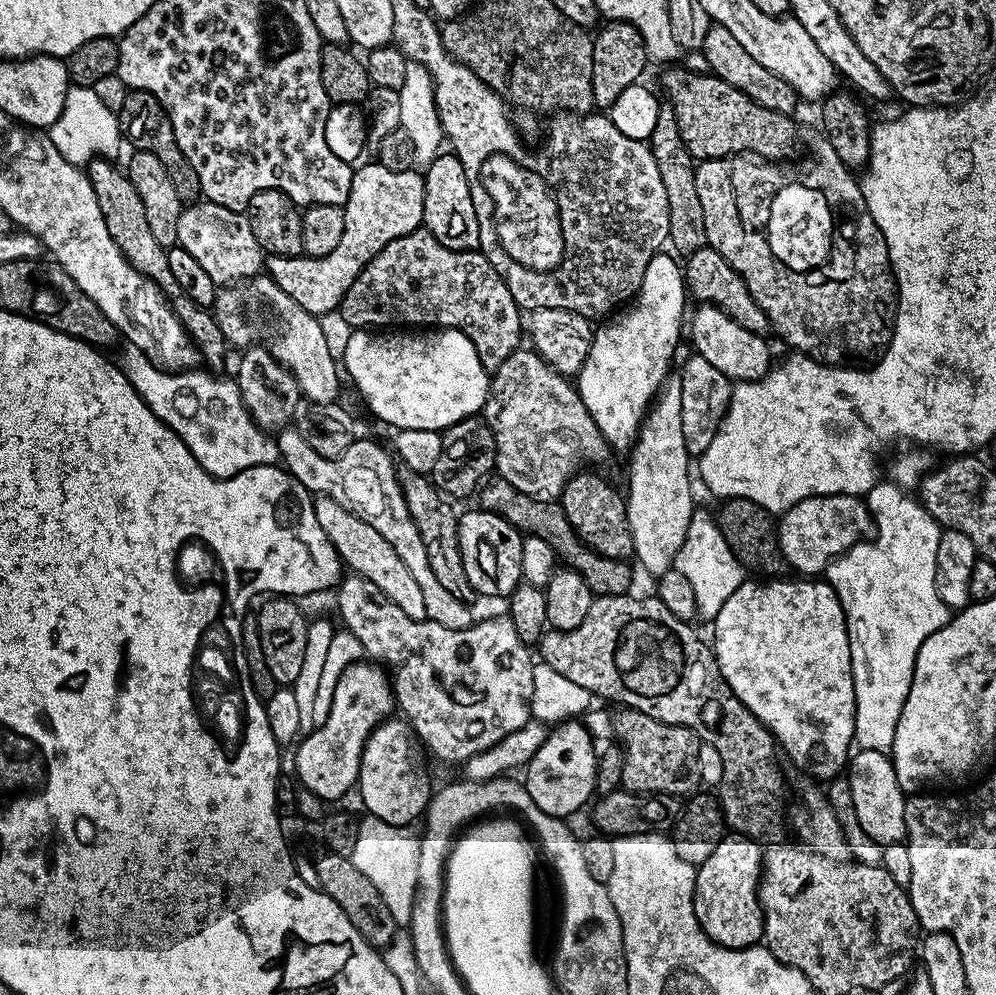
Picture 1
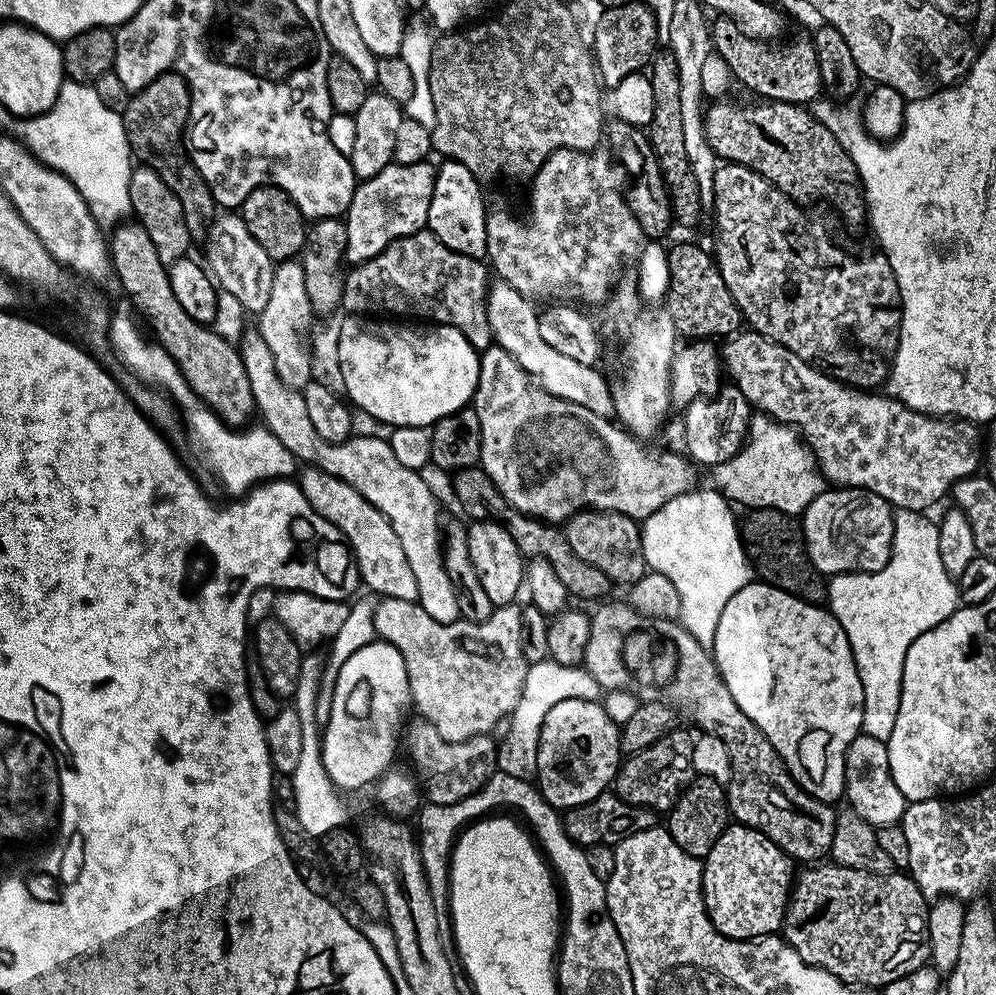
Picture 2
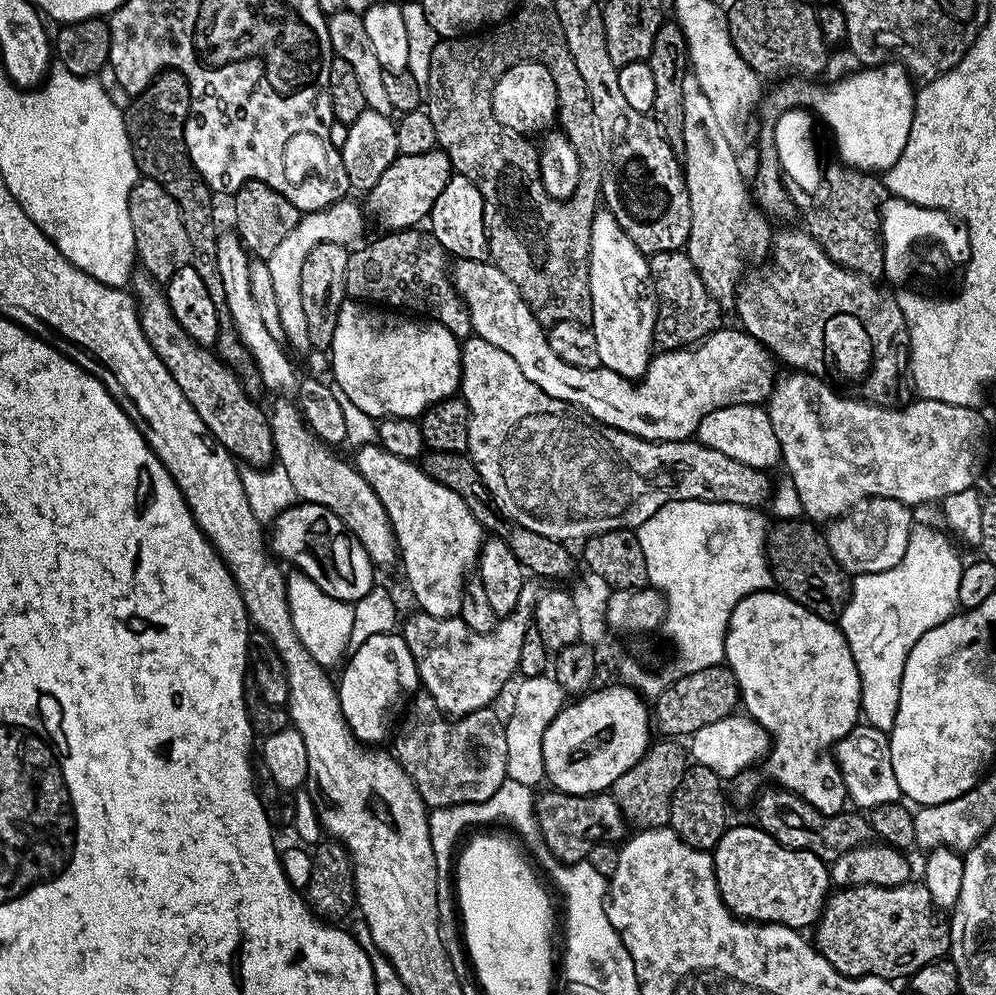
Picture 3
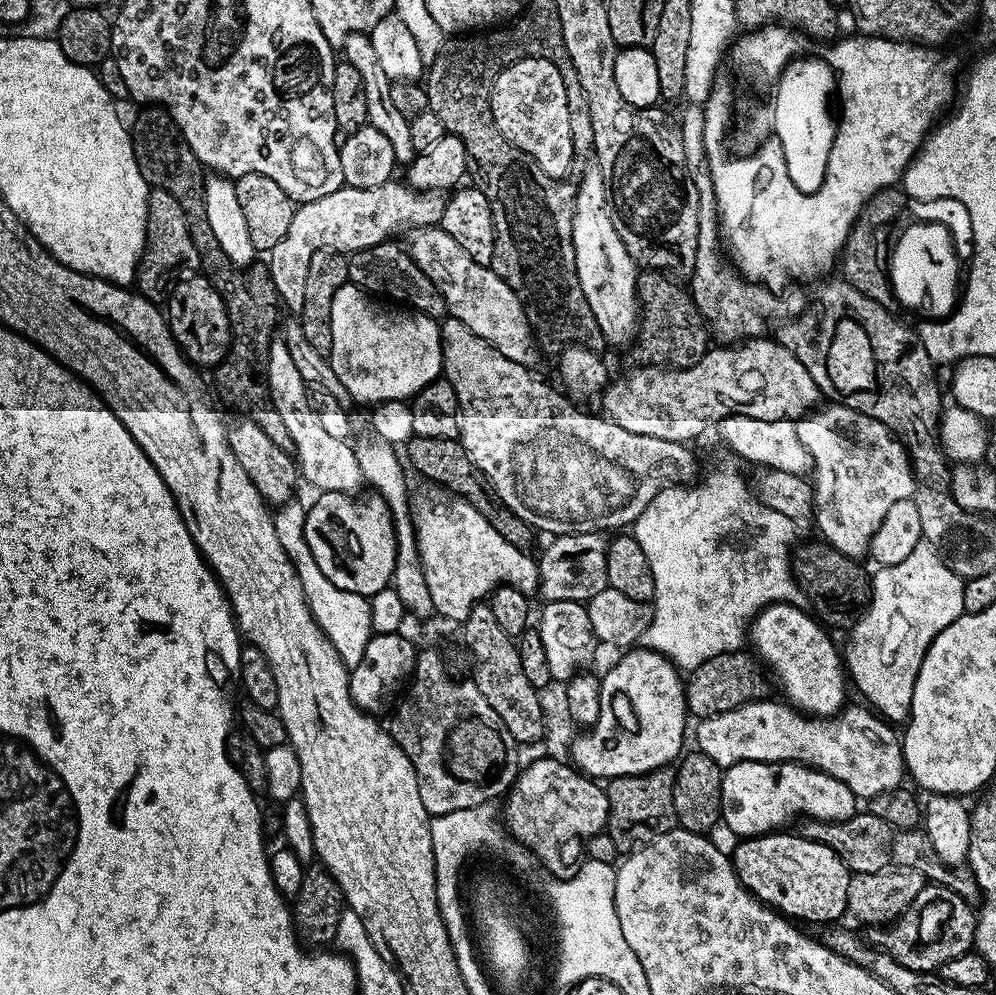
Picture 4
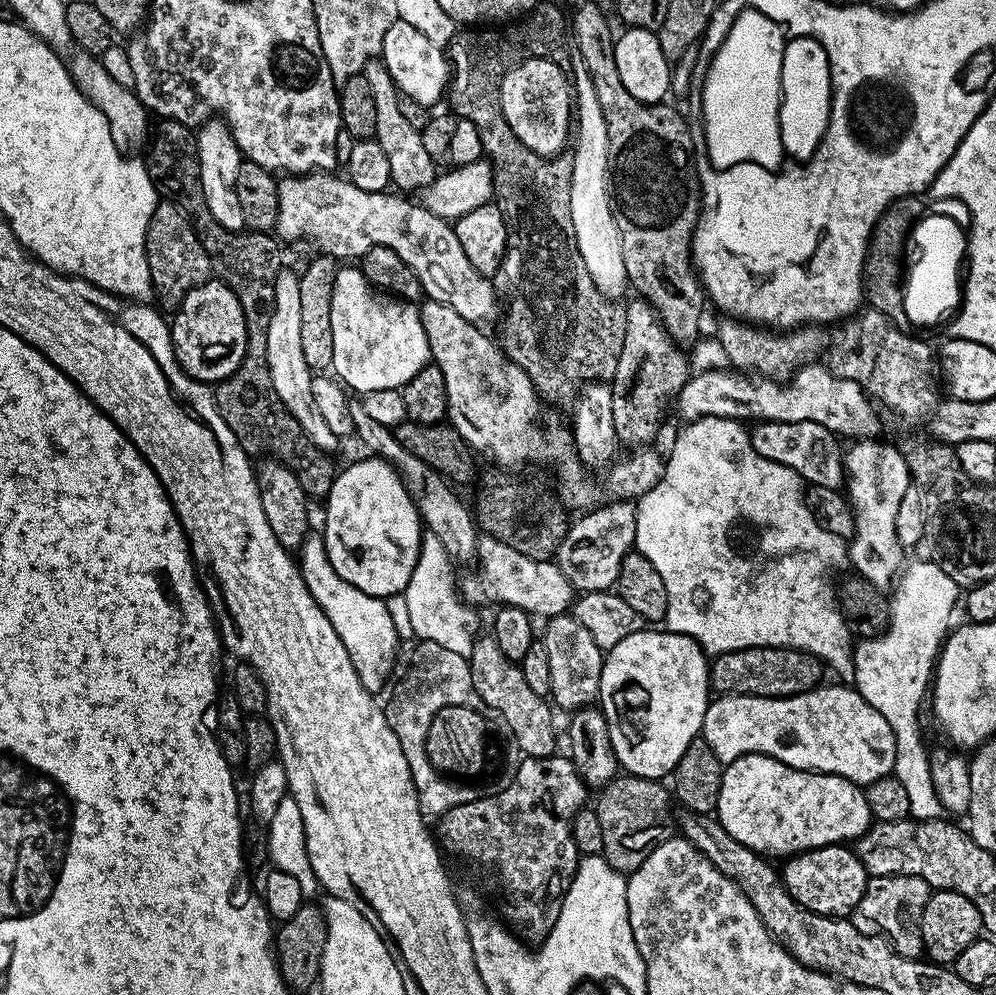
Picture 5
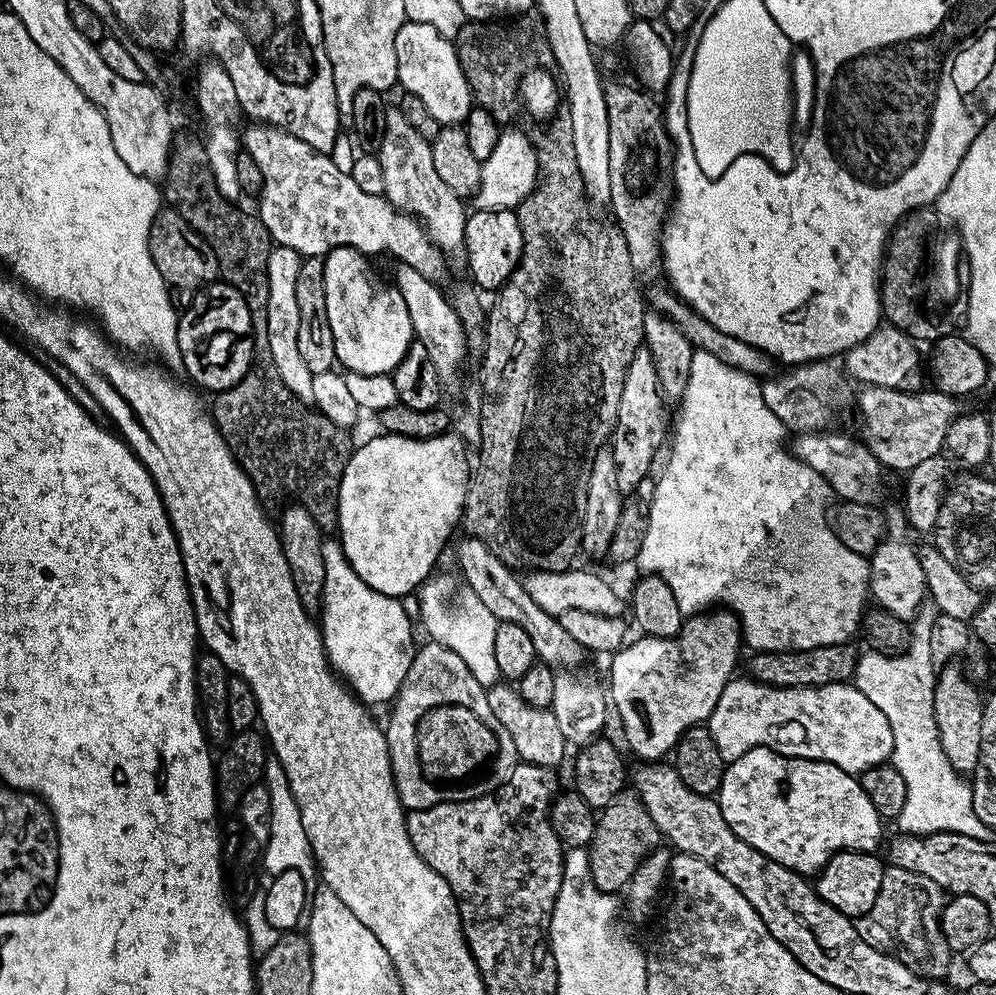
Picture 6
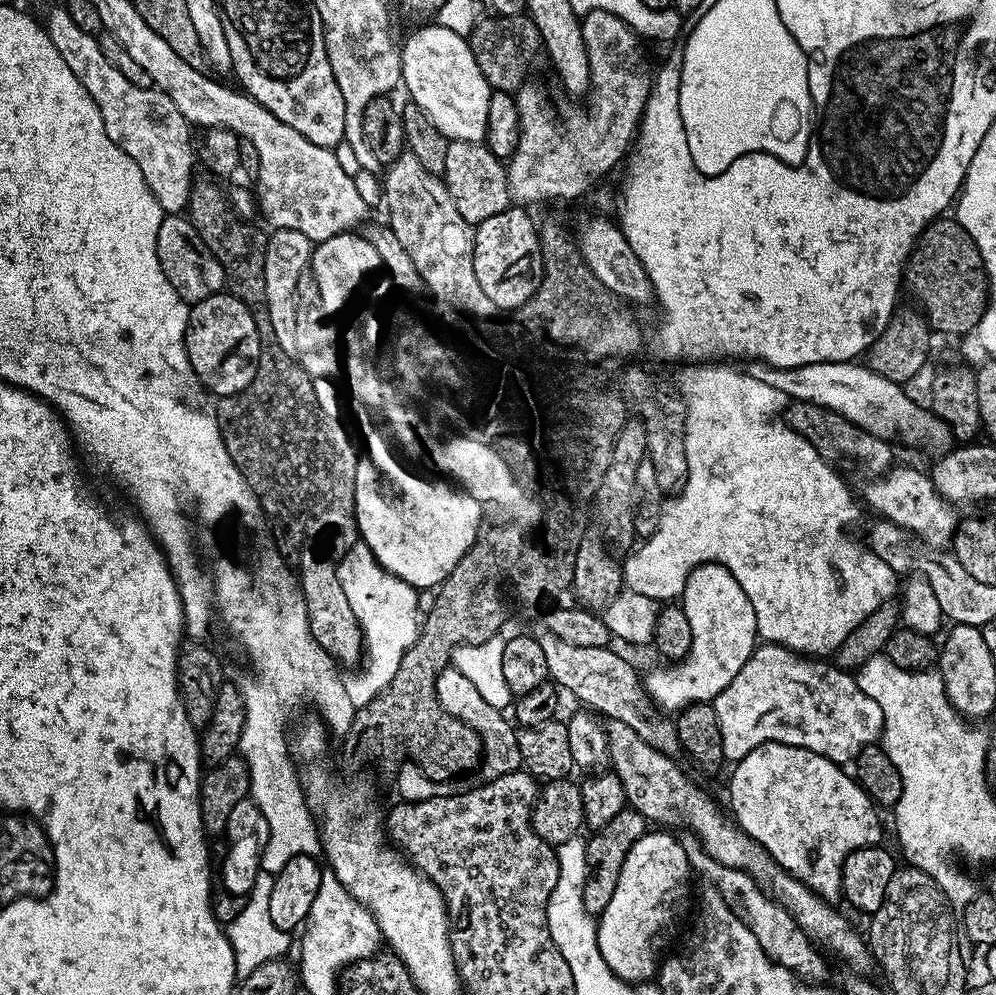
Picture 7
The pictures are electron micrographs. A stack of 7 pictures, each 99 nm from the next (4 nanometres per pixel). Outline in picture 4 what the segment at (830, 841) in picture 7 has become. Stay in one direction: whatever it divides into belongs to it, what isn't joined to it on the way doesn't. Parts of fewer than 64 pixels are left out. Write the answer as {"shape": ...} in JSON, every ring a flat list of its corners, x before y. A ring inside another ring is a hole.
{"shape":[[743,760,723,769,722,806,720,815,723,827,728,827,736,838,749,836,765,836,767,832,775,832,788,826,795,816,810,820,845,820,855,816,858,811,858,798,838,778,818,768,810,768,806,764,781,762,767,764,766,762,750,762]]}

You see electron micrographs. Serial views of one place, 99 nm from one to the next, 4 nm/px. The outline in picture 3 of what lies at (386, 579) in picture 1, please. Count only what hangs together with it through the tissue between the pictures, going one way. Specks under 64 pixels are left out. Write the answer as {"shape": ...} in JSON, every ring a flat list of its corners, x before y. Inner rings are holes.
{"shape":[[280,398,273,408,270,408,272,421,272,437,276,447,275,459,286,470,290,483,294,485,297,497,303,503,326,506,344,525,349,532,362,542,366,554,371,558,377,569,388,568,397,563,398,549,396,535,392,532,392,523,370,482,362,478,355,463,343,460,339,451,333,450,329,445,323,444,308,429,299,407,292,404,291,399]]}

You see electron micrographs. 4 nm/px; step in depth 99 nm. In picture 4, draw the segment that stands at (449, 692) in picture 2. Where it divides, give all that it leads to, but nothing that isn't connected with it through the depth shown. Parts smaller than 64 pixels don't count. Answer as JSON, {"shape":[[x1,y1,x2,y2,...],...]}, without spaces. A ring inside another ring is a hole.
{"shape":[[572,532,570,535,553,537,537,563,536,592,541,596,541,601,578,601,586,604,595,594,608,588,608,541,609,537,602,532]]}

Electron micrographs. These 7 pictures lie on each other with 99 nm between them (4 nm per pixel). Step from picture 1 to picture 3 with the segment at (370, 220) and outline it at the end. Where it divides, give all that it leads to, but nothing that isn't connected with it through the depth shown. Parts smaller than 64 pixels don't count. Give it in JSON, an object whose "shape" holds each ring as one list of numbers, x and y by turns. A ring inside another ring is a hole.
{"shape":[[433,150,427,152,426,154,410,154,409,156,397,156,396,161,390,166,386,166,386,174,382,174,382,178,378,178,378,182,371,188,371,190,367,193,366,199,368,199,367,207,370,209,372,207,372,212,377,216,378,219,381,220,382,223,385,224,385,229,388,230,399,230,401,228,415,228,421,222,419,220,427,221,429,219,432,207,434,206,434,202,438,198,438,194,442,194,442,190,446,190,446,186,448,185,448,180,453,176,452,163,450,162,450,158,444,152,439,150]]}

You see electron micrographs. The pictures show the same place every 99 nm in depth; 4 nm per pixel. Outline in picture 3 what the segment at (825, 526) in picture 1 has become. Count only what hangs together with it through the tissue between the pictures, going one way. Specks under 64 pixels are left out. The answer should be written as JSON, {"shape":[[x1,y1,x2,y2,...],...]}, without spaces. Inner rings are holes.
{"shape":[[872,496,858,502,849,512,827,525,826,535,830,554,845,572,853,577,878,574,902,562,914,527,913,509,894,498]]}

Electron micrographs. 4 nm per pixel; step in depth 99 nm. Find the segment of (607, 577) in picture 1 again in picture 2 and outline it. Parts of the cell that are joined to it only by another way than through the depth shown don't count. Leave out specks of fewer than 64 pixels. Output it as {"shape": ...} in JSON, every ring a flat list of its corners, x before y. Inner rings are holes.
{"shape":[[479,466,475,468,467,468,466,470,462,470,461,472,457,472,455,473,455,475,451,477,451,480,452,480,452,492,454,495,456,495,456,500,458,503,460,503,461,510,464,511,465,514,469,516,467,518,469,521,475,522,477,520,495,520,497,522,502,522,504,529,508,531,508,533,510,534,510,538,514,538,514,546,518,546,518,550,520,551,521,556,525,558,535,558,538,560,545,560,546,562,550,562,550,566,554,566,554,571,558,573,558,578,560,581,562,581,562,586,566,586,566,590,568,591,569,597,576,599,577,596,577,598,580,600,597,599,596,601,599,601,601,598,604,598,604,597,599,598,599,596,606,595,608,592,608,588,610,589,610,581,608,581,608,579,606,578,606,574,602,574,602,570,598,570,598,566,590,566,590,562,585,562,583,558,578,558,578,554,574,554,574,550,571,548,570,542,566,542,566,538,564,537,563,531,561,531,561,529,557,527,557,525,546,524,544,523,543,520,535,520,533,516,527,516,526,514,522,514,520,511,518,511,518,509,510,507,510,505,508,505,508,503,505,502,504,499,502,498,502,494,500,493,500,491,496,489,496,487,494,486,494,482,491,480,491,478,489,478,489,476,485,474,483,468]]}

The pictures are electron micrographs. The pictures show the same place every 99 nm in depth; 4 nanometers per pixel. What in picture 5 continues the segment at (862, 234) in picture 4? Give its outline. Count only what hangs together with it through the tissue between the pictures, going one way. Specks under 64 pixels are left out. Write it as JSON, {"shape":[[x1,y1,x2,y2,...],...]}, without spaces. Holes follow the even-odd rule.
{"shape":[[919,195,903,196,893,200,890,207,876,220,872,227,872,237,868,239,868,253,864,259,864,300,871,311,882,314,891,324,901,323,904,310,902,297,902,270,900,259,909,243,913,228,922,217]]}

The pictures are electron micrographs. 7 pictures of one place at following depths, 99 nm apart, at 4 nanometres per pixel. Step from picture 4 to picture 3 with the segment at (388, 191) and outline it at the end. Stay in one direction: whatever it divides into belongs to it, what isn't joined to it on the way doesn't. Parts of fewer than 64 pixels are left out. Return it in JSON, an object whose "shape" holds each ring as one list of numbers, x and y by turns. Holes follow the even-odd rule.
{"shape":[[345,198,335,200,333,204,327,204,325,208,317,212,303,213,298,226,294,226,294,230,290,230,290,234,286,234,286,239,275,248,274,254,266,257,271,283,274,285,275,300,278,302,281,314,284,335,291,351,296,350,301,354,306,354,312,348,306,332,306,313,302,306,302,266,306,262,306,254,310,254,310,250,314,250,314,246,318,246,322,242,334,242,345,246,359,245,365,239,365,209,361,208,352,201,352,198]]}

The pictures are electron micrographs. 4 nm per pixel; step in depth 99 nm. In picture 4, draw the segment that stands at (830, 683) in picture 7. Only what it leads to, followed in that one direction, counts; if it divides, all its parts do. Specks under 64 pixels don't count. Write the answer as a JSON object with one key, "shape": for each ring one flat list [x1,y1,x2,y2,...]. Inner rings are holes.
{"shape":[[773,698,754,700,750,704,743,704,740,708,730,710,726,714,717,716,705,716,699,721,696,728,695,747,714,758,721,769,726,769,732,764,743,760,750,762,766,762,767,764,779,764,781,762,795,762,806,764,810,768,818,768,834,778,838,778,849,788,857,798,871,798,882,794,882,790,894,790,901,787,905,779,904,750,901,737,898,735,889,721,881,718,871,707,839,709,829,720,823,720,816,716,811,720,803,716,803,711,797,710,791,703,779,704]]}

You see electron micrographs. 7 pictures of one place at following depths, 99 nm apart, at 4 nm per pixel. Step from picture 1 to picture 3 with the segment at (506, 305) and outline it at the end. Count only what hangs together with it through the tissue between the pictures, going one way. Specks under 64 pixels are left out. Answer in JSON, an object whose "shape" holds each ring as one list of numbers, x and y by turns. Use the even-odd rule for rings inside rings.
{"shape":[[419,227,401,228,384,234,388,236,361,243,346,262,348,296,372,306,387,306,408,314,419,314,446,326,446,330,458,338,467,338,473,335,472,323,468,307,456,293,456,285,452,282,449,257,431,231,420,231]]}

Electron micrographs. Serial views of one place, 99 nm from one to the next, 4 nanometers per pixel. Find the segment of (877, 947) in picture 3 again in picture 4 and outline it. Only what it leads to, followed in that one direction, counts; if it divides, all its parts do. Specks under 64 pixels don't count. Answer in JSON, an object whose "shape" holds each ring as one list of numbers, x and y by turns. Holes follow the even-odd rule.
{"shape":[[935,882,925,883,924,889,910,902,908,908,895,918,891,925,893,928,885,934,883,951,889,952,898,963,915,972,936,972,943,964,950,962,950,958,958,958,973,947,977,913,968,904,971,903,958,895,953,888,946,888]]}

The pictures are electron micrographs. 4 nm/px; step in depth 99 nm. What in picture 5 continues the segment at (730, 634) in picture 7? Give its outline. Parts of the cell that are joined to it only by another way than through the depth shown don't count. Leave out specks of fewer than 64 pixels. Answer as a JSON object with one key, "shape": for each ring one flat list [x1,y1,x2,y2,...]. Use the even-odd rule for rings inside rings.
{"shape":[[640,629,607,649,599,679,600,709,607,718,615,758,627,775,647,780,662,780,667,773,675,771,686,747,703,731,705,712,712,696,710,662,701,645,688,635,658,630]]}

